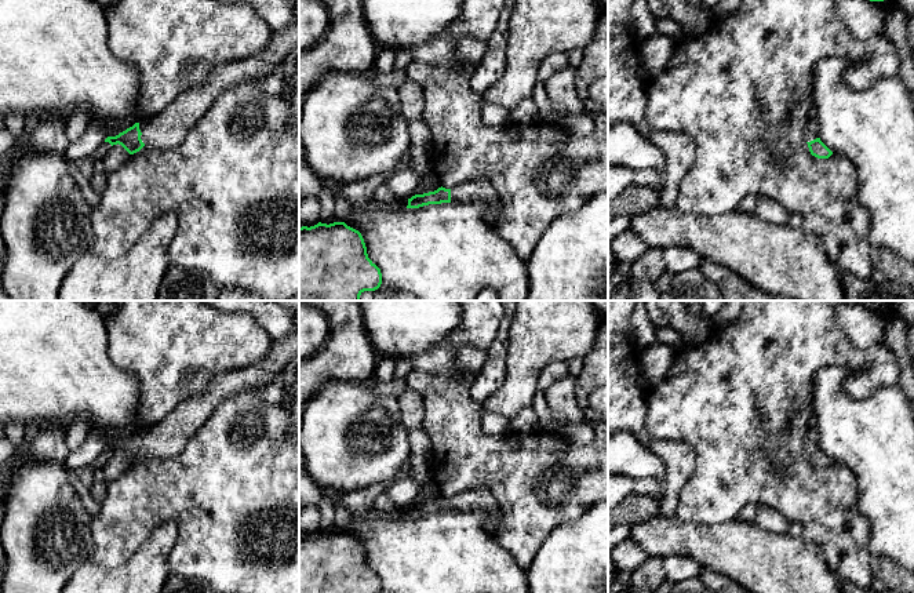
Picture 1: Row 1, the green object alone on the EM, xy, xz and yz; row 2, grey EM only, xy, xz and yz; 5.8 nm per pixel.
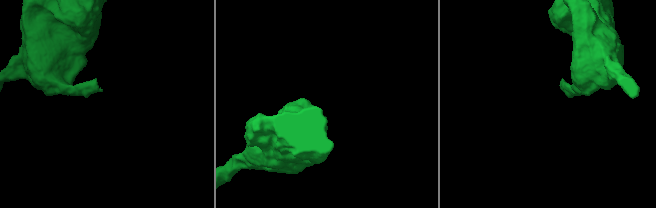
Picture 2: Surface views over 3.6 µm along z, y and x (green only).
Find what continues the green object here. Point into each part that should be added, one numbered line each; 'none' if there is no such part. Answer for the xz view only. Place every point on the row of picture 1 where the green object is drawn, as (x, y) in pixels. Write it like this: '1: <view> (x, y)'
1: xz (476, 191)

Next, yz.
1: yz (812, 128)

